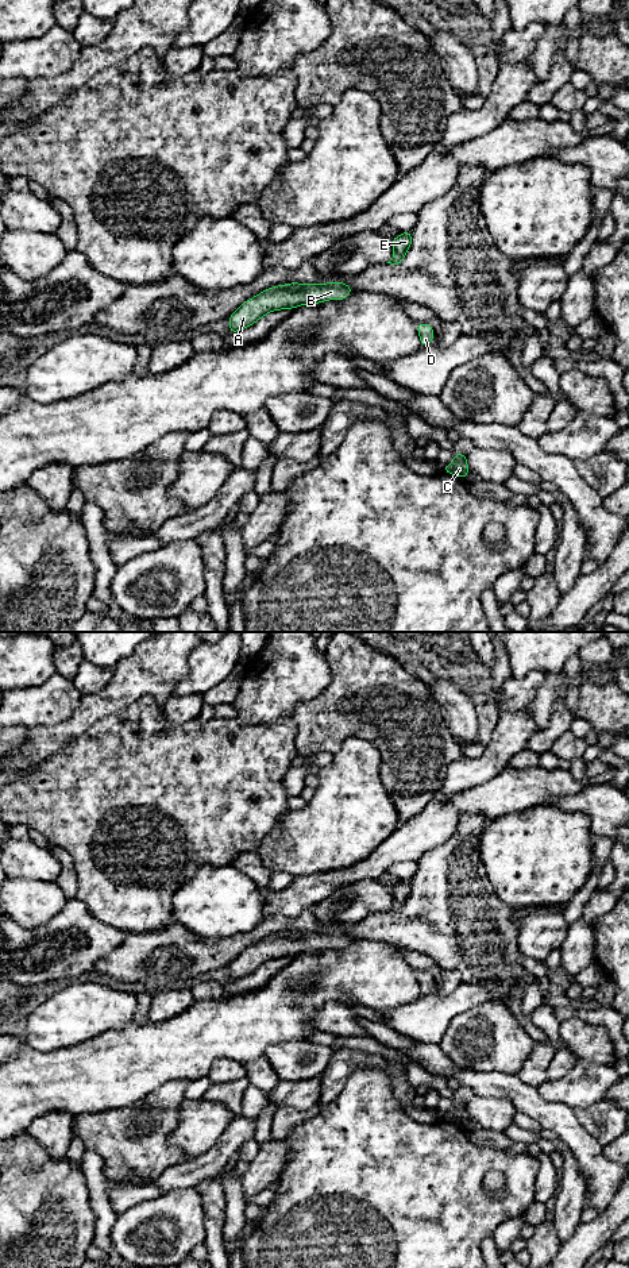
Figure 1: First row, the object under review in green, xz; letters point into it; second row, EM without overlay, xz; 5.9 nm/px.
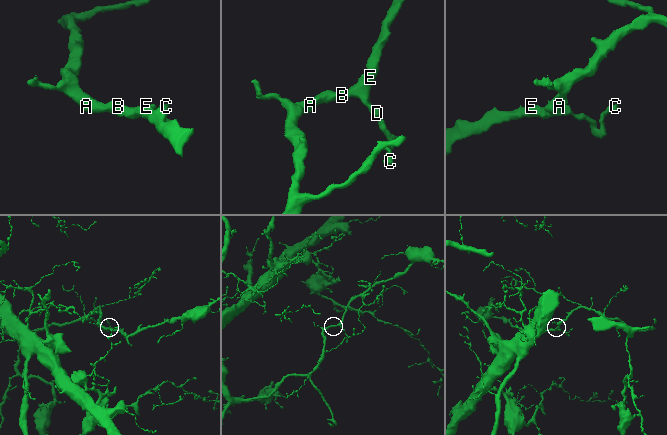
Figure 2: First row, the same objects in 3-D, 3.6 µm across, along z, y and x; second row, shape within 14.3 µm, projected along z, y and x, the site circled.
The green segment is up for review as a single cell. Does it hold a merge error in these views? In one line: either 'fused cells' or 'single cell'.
single cell

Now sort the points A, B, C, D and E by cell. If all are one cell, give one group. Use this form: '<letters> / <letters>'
A B C D E

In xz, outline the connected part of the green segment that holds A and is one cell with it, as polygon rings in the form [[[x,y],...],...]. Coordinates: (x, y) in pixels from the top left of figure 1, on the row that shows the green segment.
[[[344,282],[329,284],[285,284],[271,286],[258,296],[244,301],[227,320],[228,334],[244,329],[271,311],[293,309],[300,305],[314,305],[327,300],[344,300],[352,293]]]

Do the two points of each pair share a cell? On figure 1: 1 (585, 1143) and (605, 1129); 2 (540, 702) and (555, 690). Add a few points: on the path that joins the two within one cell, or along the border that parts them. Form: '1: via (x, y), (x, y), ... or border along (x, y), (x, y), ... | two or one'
1: border along (574, 1110), (578, 1122), (604, 1145) | two
2: via (544, 698), (551, 692) | one

